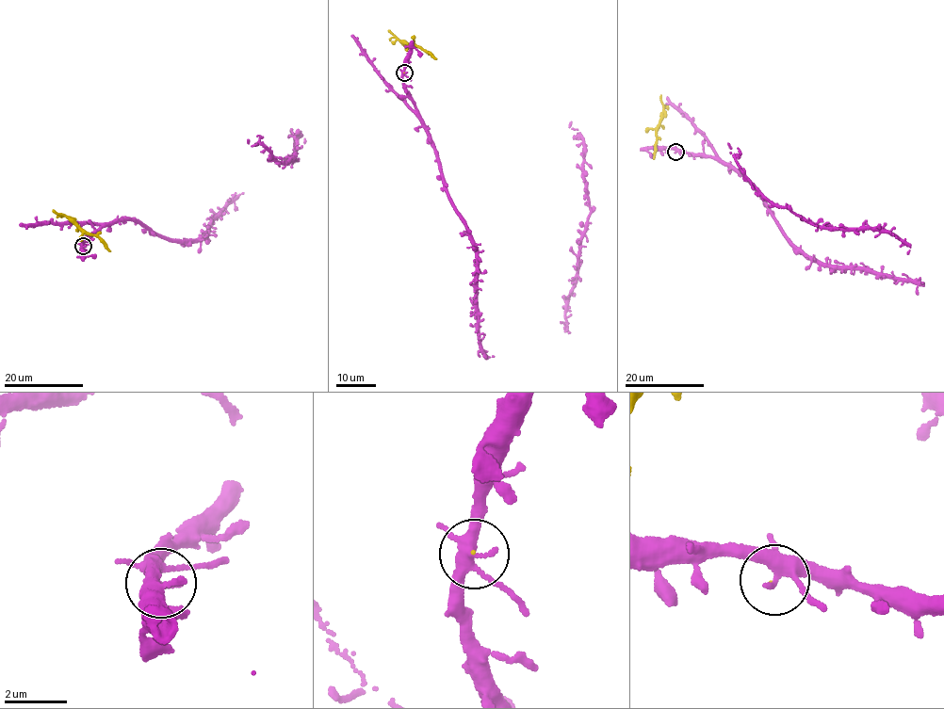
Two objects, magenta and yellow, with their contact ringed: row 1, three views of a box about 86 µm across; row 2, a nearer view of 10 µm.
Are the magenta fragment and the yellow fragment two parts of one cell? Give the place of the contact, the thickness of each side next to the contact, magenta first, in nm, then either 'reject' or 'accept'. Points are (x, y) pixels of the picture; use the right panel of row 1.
place (675, 152); calibres 340 and 20 nm; reject

